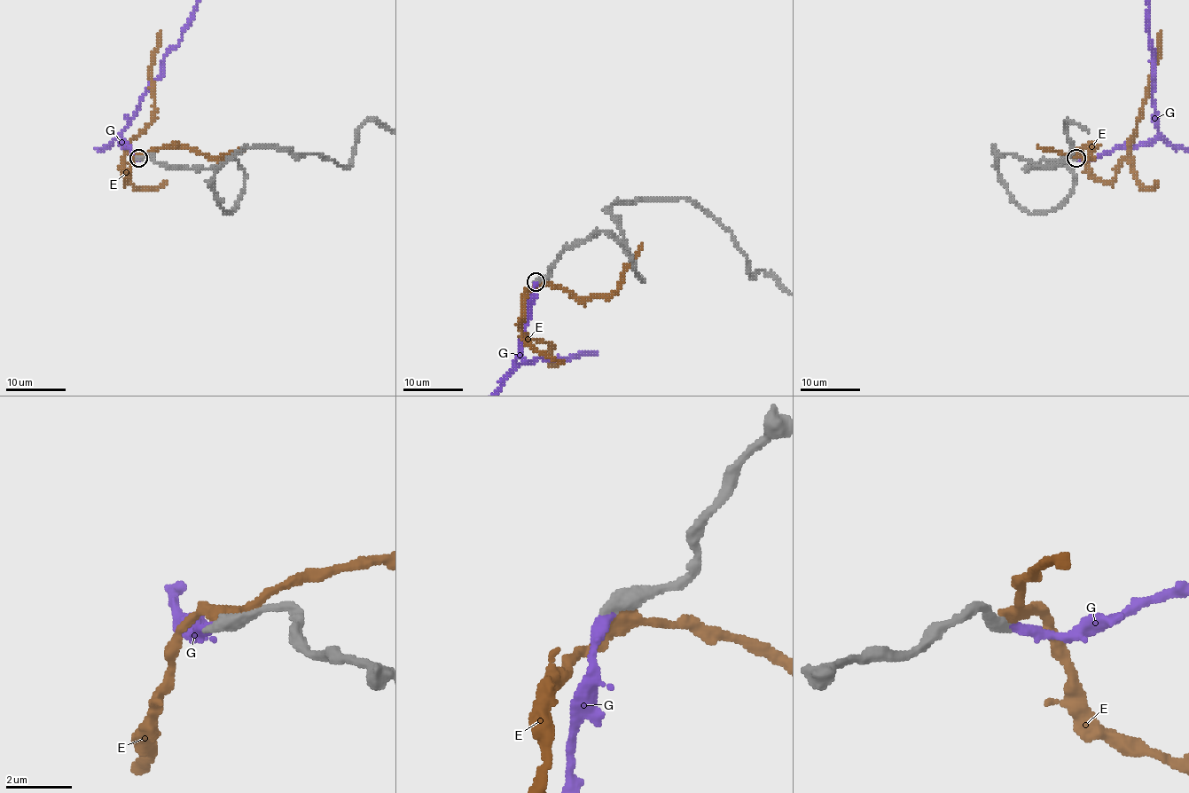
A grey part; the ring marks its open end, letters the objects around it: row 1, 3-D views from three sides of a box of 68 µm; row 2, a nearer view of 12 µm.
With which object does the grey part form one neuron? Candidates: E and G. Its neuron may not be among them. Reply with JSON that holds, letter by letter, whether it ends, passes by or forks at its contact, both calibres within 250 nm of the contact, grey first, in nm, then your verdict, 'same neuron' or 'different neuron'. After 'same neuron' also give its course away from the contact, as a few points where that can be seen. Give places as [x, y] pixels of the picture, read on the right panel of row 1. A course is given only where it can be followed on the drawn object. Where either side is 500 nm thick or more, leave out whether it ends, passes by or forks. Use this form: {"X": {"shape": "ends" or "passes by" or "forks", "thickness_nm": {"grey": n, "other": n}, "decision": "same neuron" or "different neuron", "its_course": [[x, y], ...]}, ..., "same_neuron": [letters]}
{"E": {"thickness_nm": {"grey": 500, "other": 380}, "decision": "different neuron"}, "G": {"shape": "ends", "thickness_nm": {"grey": 480, "other": 320}, "decision": "same neuron"}, "same_neuron": ["G"]}

